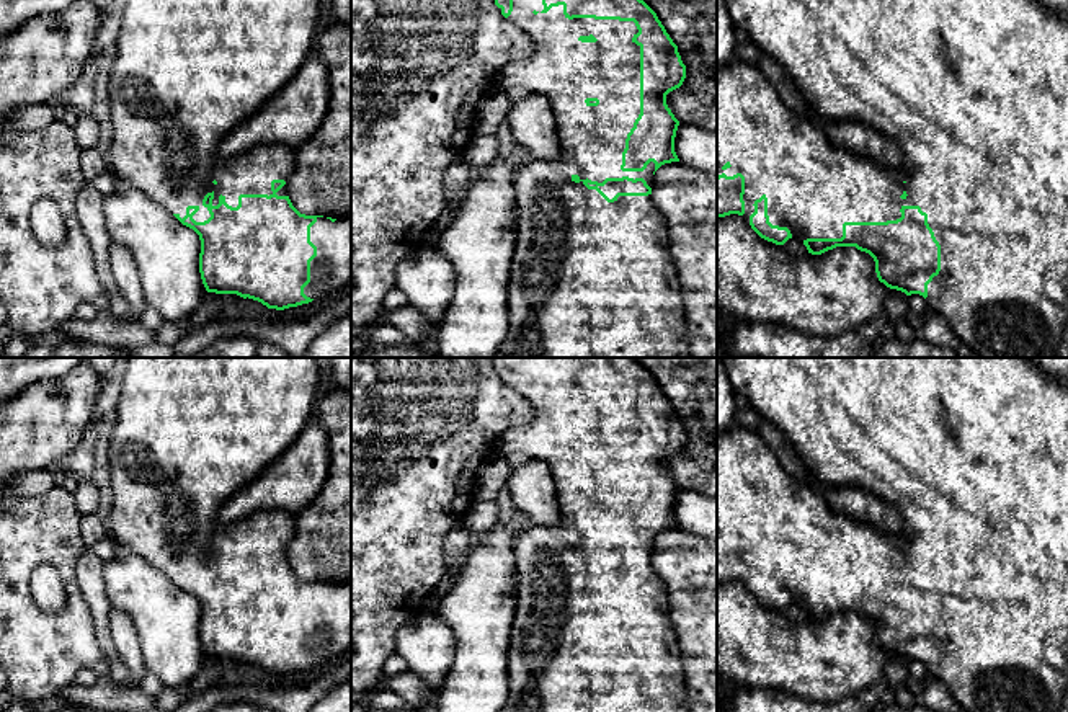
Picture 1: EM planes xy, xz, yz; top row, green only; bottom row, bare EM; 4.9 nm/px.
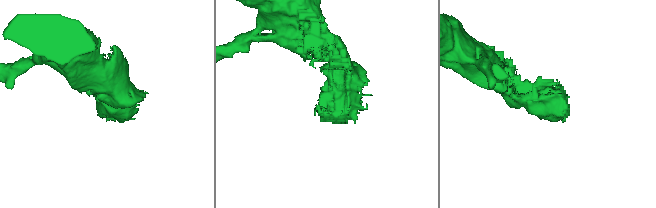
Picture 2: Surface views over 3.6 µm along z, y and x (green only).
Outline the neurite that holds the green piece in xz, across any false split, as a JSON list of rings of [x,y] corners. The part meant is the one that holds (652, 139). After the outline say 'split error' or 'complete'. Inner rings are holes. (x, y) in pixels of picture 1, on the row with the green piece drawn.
[[[495,0],[495,5],[534,42],[534,52],[527,59],[508,64],[498,72],[495,88],[519,85],[545,96],[554,109],[560,142],[557,162],[532,158],[514,173],[516,245],[508,281],[508,336],[495,358],[691,358],[681,283],[668,248],[668,222],[652,201],[655,171],[665,163],[679,162],[674,152],[679,121],[666,105],[666,95],[686,78],[678,46],[643,0]]]; split error

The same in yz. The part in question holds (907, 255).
[[[723,0],[735,29],[745,29],[766,54],[776,59],[794,78],[803,100],[818,119],[861,121],[874,127],[882,136],[890,137],[901,149],[901,163],[887,168],[864,155],[848,149],[839,149],[828,140],[818,122],[790,109],[756,67],[733,57],[725,64],[717,64],[717,217],[730,214],[741,216],[751,229],[764,240],[784,245],[789,238],[799,238],[812,255],[821,255],[836,247],[856,247],[869,253],[875,261],[875,273],[880,283],[906,296],[919,294],[928,307],[949,322],[954,333],[980,358],[1055,358],[1061,345],[1068,323],[1068,21],[1058,13],[1047,10],[1037,0]]]; split error

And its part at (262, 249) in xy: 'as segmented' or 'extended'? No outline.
extended

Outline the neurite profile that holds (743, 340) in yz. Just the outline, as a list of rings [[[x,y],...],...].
[[[728,320],[725,345],[735,358],[872,358],[875,349],[857,330],[820,336],[781,323],[741,320]]]

